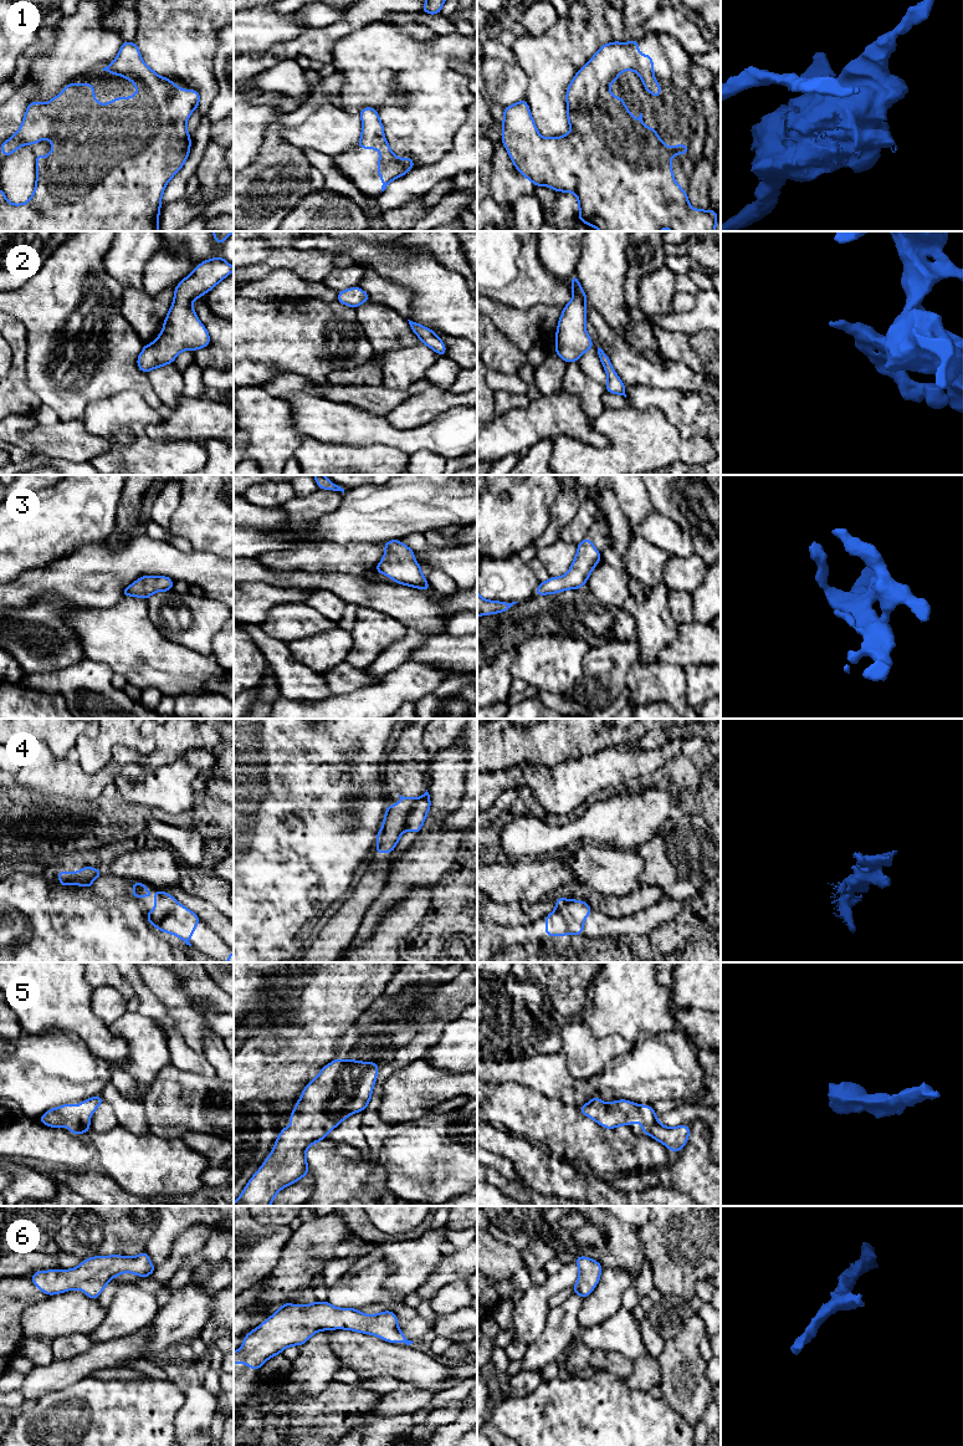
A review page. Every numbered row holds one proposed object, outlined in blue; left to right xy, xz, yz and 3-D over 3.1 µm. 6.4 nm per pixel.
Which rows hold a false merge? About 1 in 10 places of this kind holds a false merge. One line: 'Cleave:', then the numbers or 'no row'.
Cleave: 4

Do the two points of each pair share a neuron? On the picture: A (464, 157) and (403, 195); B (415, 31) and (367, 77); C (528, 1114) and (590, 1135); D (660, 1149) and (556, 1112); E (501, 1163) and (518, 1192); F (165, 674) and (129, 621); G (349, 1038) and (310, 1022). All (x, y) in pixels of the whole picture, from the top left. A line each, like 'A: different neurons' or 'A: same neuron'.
A: same neuron
B: different neurons
C: same neuron
D: same neuron
E: different neurons
F: same neuron
G: different neurons

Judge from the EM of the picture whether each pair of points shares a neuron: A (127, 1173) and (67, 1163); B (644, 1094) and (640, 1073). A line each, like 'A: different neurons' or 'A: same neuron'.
A: different neurons
B: same neuron

